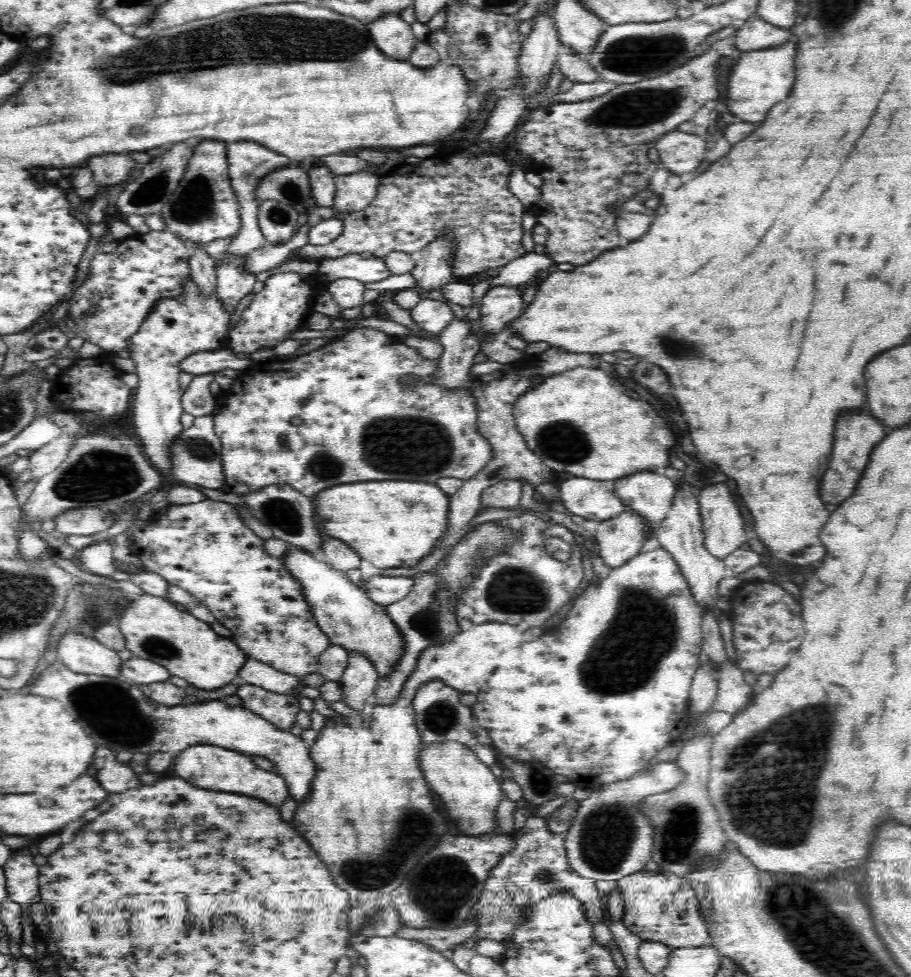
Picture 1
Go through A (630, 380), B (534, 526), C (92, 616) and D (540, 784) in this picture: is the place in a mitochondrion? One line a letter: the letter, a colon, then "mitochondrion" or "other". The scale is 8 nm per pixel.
A: other
B: other
C: mitochondrion
D: mitochondrion

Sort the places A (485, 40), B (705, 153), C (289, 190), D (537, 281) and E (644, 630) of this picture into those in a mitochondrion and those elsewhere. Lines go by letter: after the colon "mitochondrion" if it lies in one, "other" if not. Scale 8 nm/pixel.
A: mitochondrion
B: other
C: mitochondrion
D: other
E: mitochondrion

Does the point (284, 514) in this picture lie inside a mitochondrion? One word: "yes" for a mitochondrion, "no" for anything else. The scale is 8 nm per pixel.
yes

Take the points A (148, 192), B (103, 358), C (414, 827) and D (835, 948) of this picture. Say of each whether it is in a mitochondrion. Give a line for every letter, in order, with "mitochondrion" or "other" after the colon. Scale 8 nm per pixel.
A: mitochondrion
B: other
C: mitochondrion
D: mitochondrion

